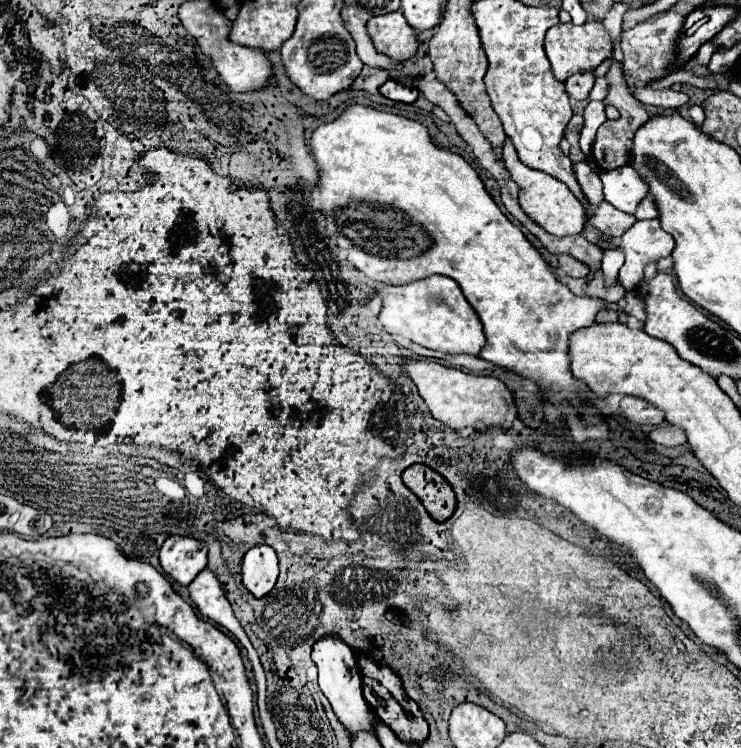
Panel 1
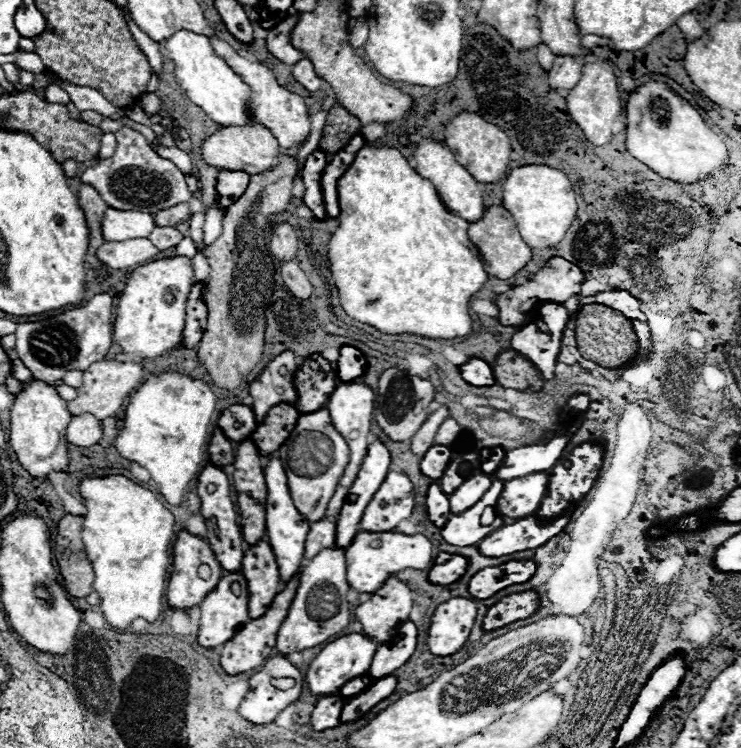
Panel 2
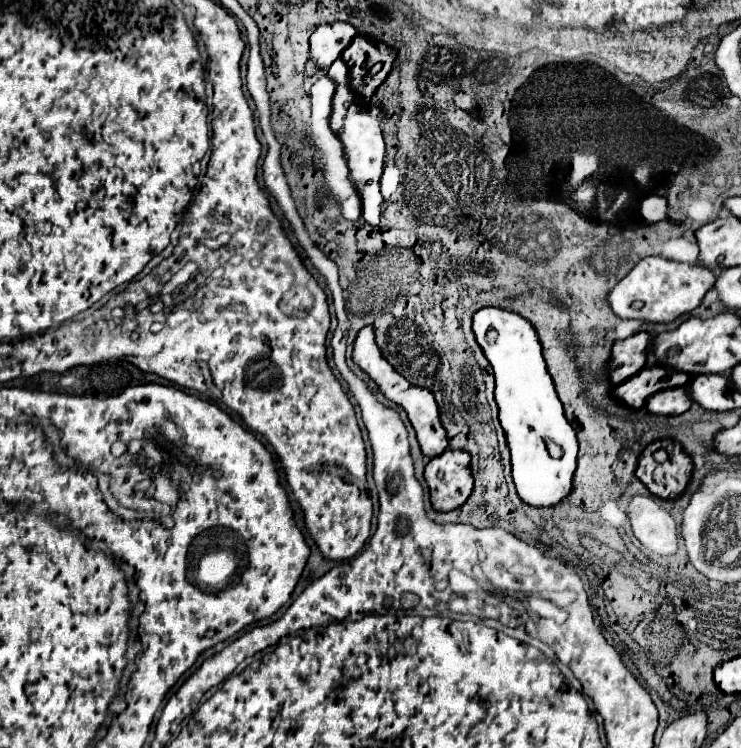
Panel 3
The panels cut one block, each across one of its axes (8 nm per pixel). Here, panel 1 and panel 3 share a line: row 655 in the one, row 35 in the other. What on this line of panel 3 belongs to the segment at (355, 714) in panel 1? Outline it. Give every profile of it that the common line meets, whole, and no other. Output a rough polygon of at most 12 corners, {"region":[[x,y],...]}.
{"region":[[322,24],[310,36],[316,68],[330,68],[352,42],[350,24]]}

